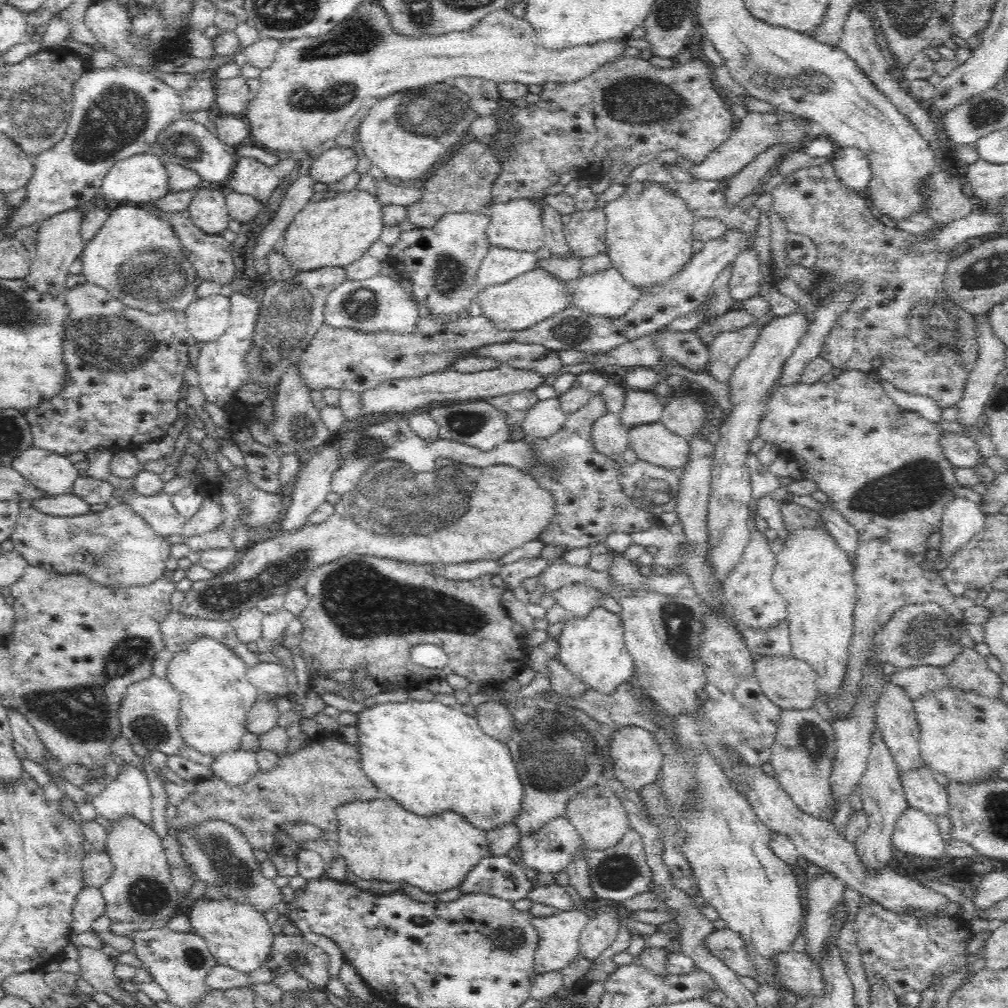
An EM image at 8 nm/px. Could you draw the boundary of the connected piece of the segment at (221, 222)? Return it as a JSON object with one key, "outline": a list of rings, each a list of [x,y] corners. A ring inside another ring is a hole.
{"outline":[[[202,186],[194,192],[187,212],[191,215],[191,222],[204,232],[220,235],[228,230],[226,197],[219,186]]]}

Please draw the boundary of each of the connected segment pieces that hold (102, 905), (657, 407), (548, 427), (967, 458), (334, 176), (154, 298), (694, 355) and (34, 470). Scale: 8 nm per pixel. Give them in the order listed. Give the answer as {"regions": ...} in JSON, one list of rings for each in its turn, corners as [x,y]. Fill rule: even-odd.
{"regions":[[[[84,885],[76,897],[71,914],[70,927],[73,933],[89,932],[91,924],[106,915],[106,901],[100,888]]],[[[627,390],[626,402],[620,412],[620,419],[628,430],[639,424],[660,422],[664,407],[665,400],[652,390]]],[[[559,397],[539,400],[526,412],[521,424],[525,434],[543,439],[564,428],[567,412],[562,410]]],[[[944,431],[939,446],[942,447],[944,457],[950,460],[954,467],[974,468],[986,464],[979,455],[979,447],[972,437]]],[[[331,144],[318,151],[316,160],[307,162],[305,169],[314,181],[334,184],[356,170],[359,158],[353,147],[344,148]]],[[[144,205],[112,206],[106,224],[102,224],[94,238],[85,245],[81,253],[83,266],[81,273],[86,276],[87,282],[105,288],[128,308],[140,308],[150,314],[166,310],[185,311],[198,298],[196,290],[203,280],[185,258],[182,243],[178,240],[174,227],[165,217],[158,217],[158,212]]],[[[664,328],[650,335],[654,343],[662,349],[662,356],[671,357],[681,366],[695,373],[702,369],[708,372],[710,353],[709,347],[702,342],[696,331],[670,332]]],[[[34,446],[22,452],[10,466],[23,478],[26,478],[36,489],[46,493],[46,497],[58,497],[73,493],[73,486],[79,478],[75,464],[72,464],[68,458]]]]}

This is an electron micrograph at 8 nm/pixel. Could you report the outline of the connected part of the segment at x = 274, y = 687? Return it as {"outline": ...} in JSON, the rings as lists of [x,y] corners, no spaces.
{"outline":[[[260,661],[248,667],[247,677],[258,691],[272,695],[286,692],[286,671],[278,663]]]}

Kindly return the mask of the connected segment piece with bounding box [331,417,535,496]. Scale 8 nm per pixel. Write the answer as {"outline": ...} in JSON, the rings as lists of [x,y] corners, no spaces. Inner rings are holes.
{"outline":[[[399,418],[359,428],[358,430],[350,431],[344,434],[342,438],[337,438],[335,441],[340,450],[342,464],[332,476],[331,490],[333,493],[344,496],[351,491],[354,491],[367,472],[371,465],[376,465],[378,460],[398,460],[406,462],[414,472],[429,472],[433,471],[436,462],[440,459],[454,460],[455,462],[485,468],[495,466],[496,464],[506,464],[514,466],[524,473],[528,473],[534,469],[535,456],[534,449],[530,444],[521,441],[508,441],[505,444],[500,444],[497,448],[490,451],[478,450],[478,448],[470,447],[469,445],[452,440],[438,439],[434,443],[428,443],[422,440],[410,427],[408,418]]]}

